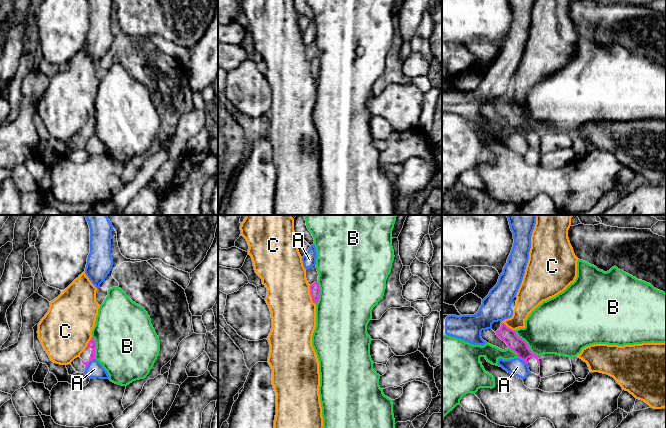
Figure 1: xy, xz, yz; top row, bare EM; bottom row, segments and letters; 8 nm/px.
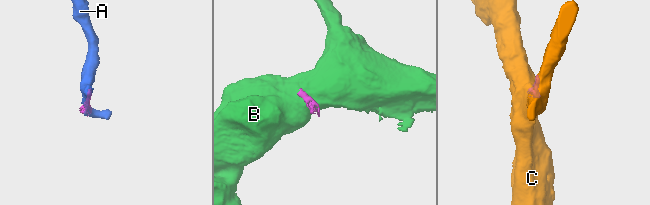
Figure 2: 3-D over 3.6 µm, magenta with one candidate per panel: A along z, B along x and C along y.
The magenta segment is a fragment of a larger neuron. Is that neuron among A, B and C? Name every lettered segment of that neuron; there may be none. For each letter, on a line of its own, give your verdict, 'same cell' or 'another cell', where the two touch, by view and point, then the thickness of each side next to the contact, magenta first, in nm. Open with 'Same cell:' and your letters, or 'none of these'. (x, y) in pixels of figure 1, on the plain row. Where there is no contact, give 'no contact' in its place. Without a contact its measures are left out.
Same cell: none of these
A: another cell; meets magenta in xy at (88, 139); 60 nm thick on the magenta side, 130 nm on the other
B: another cell; meets magenta in yz at (526, 119); 120 nm thick on the magenta side, 420 nm on the other
C: another cell; meets magenta in xz at (311, 71); 80 nm thick on the magenta side, 360 nm on the other

